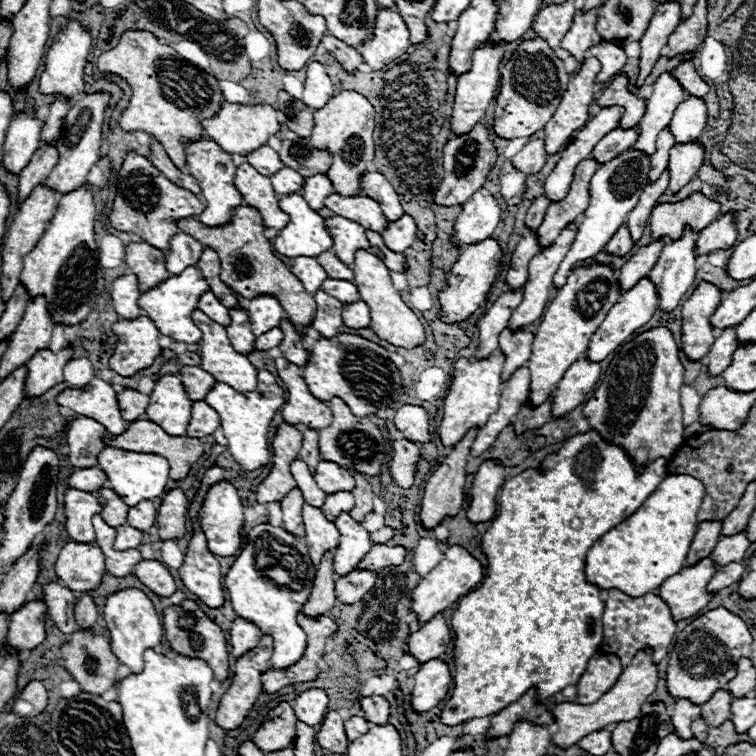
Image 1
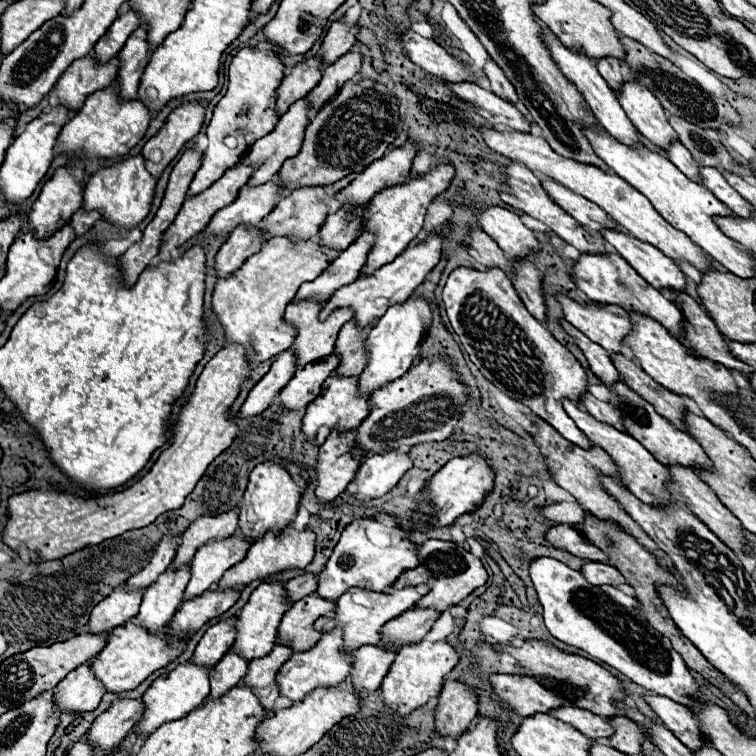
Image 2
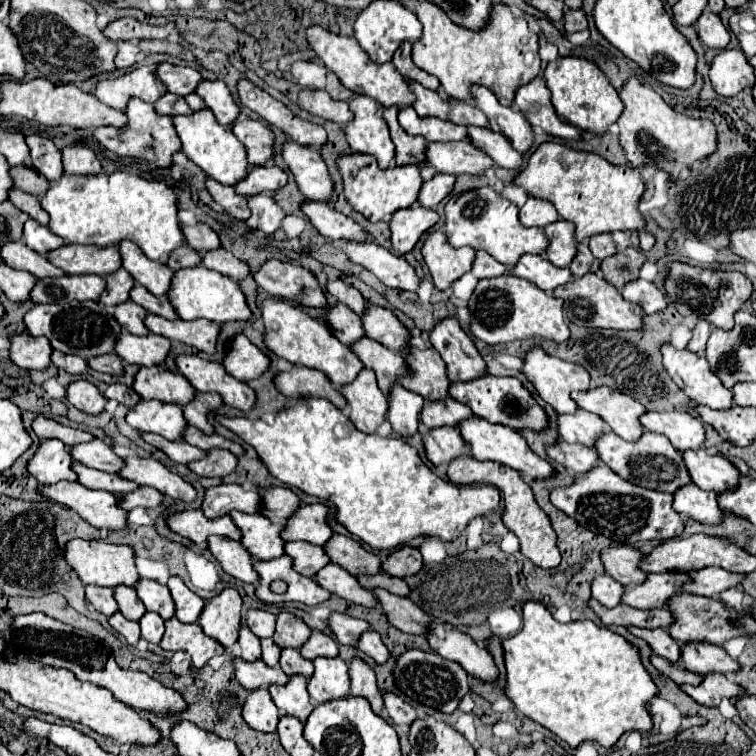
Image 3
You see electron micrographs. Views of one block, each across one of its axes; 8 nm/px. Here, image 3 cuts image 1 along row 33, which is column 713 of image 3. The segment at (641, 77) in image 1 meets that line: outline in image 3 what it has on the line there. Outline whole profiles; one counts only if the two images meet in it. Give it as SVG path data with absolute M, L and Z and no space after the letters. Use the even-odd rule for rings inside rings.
M686 644L682 648L682 664L686 670L696 672L696 674L734 674L740 670L740 664L726 654L724 648L714 646L714 644Z

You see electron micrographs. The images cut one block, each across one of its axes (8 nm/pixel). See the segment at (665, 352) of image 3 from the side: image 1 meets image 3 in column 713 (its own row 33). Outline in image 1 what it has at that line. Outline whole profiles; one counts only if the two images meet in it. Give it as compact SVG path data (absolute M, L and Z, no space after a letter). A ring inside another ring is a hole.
M378 6L372 40L362 42L358 46L358 52L362 54L364 62L372 70L382 70L386 64L390 64L396 58L400 58L402 54L406 54L408 46L410 46L408 28L406 28L400 12L394 8Z

